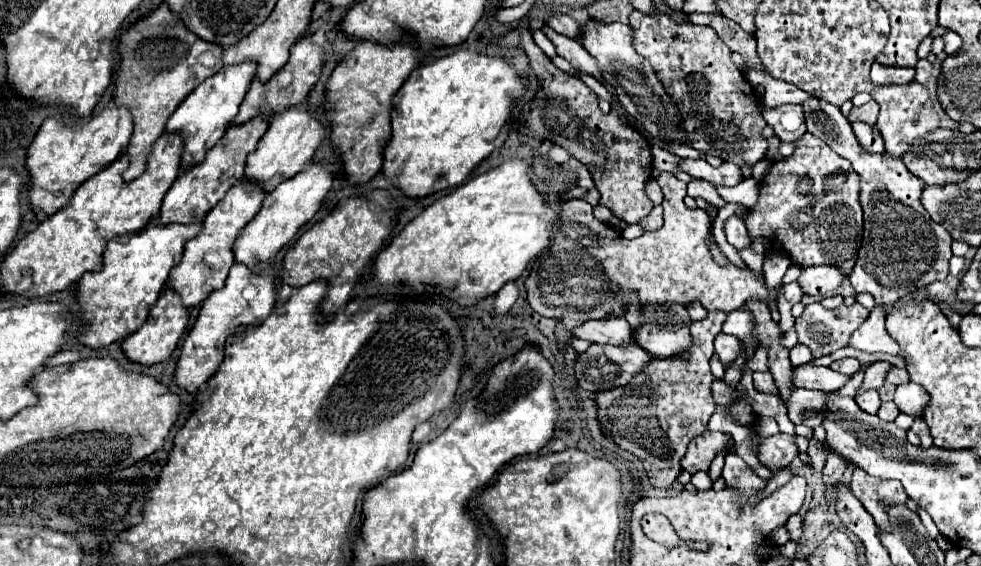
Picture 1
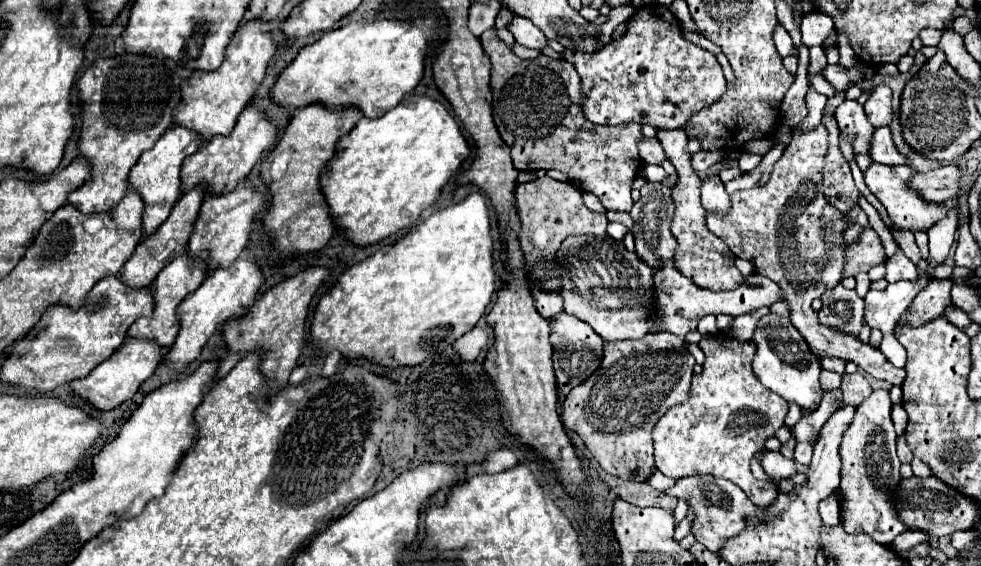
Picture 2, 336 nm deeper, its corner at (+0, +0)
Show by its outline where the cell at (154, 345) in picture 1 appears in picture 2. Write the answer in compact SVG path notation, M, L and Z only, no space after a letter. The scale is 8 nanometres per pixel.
M128 336L126 342L108 360L100 362L86 378L74 380L70 384L70 392L78 394L80 398L86 398L98 410L112 410L136 394L138 386L154 374L156 366L162 362L162 356L164 350L158 342Z

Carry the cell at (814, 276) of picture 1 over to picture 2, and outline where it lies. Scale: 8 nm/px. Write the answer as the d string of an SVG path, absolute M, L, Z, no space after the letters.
M672 264L670 268L662 268L662 272L654 272L654 282L656 282L656 292L658 292L658 312L662 312L662 316L666 316L666 328L658 328L658 330L668 330L674 332L678 336L684 336L686 332L694 330L698 320L706 314L728 314L732 318L740 316L740 314L748 314L754 312L762 306L772 306L774 302L784 300L784 292L782 288L772 282L766 276L760 274L752 274L746 278L746 282L730 292L708 292L704 288L694 286L686 276L682 276Z

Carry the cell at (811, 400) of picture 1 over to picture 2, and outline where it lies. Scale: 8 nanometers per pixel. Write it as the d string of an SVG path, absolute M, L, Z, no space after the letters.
M712 336L702 338L700 348L706 360L702 374L692 376L690 400L666 412L654 426L656 468L670 478L696 474L726 478L740 486L756 506L766 508L778 496L778 486L756 480L750 472L750 460L784 426L788 402L762 388L756 378L752 370L752 358L756 354L754 340L740 342L732 336Z

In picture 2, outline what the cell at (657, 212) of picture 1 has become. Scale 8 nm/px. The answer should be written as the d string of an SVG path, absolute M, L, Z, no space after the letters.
M644 184L642 186L642 196L634 204L630 216L634 220L634 240L636 240L636 254L638 258L648 264L650 268L662 268L668 262L674 262L676 256L676 238L670 232L672 218L674 218L674 200L672 200L672 188L666 188L662 184Z

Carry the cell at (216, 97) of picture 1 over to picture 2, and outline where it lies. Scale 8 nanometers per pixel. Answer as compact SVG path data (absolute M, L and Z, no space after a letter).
M172 124L154 144L154 148L142 152L140 160L136 162L136 166L130 170L130 184L140 192L142 200L144 200L144 234L148 236L150 232L154 232L156 224L164 222L172 210L172 206L176 204L176 200L182 194L182 180L180 180L180 168L182 162L194 154L200 146L204 144L202 136L186 126L180 124Z

